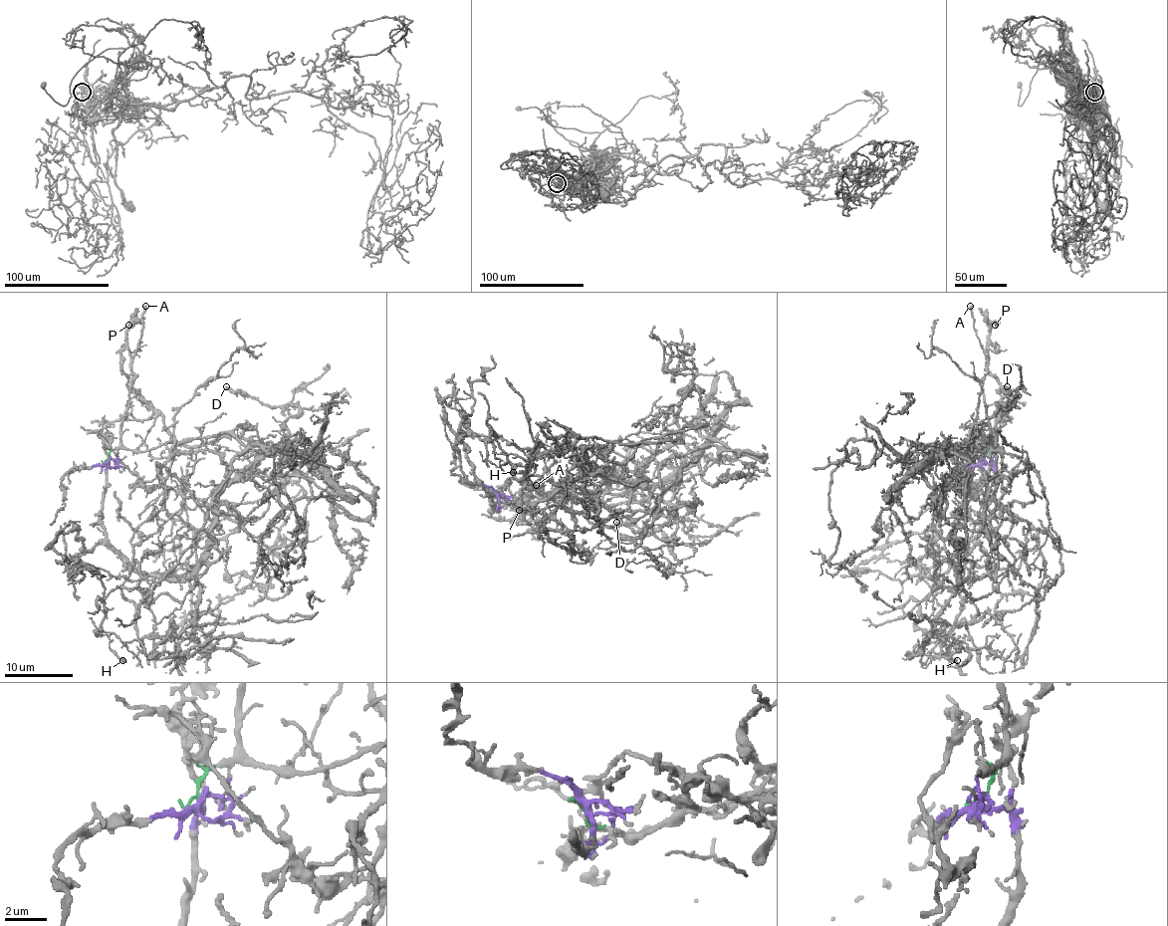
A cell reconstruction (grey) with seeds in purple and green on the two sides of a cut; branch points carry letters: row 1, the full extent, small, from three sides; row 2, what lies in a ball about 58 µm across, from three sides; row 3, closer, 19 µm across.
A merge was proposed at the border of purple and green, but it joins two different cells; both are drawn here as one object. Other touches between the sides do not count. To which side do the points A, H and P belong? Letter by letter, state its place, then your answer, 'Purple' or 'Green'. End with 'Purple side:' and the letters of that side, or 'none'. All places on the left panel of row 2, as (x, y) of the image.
A: Place: (145, 306). Green
H: Place: (122, 660). Purple
P: Place: (128, 325). Purple
Purple side: H, P

